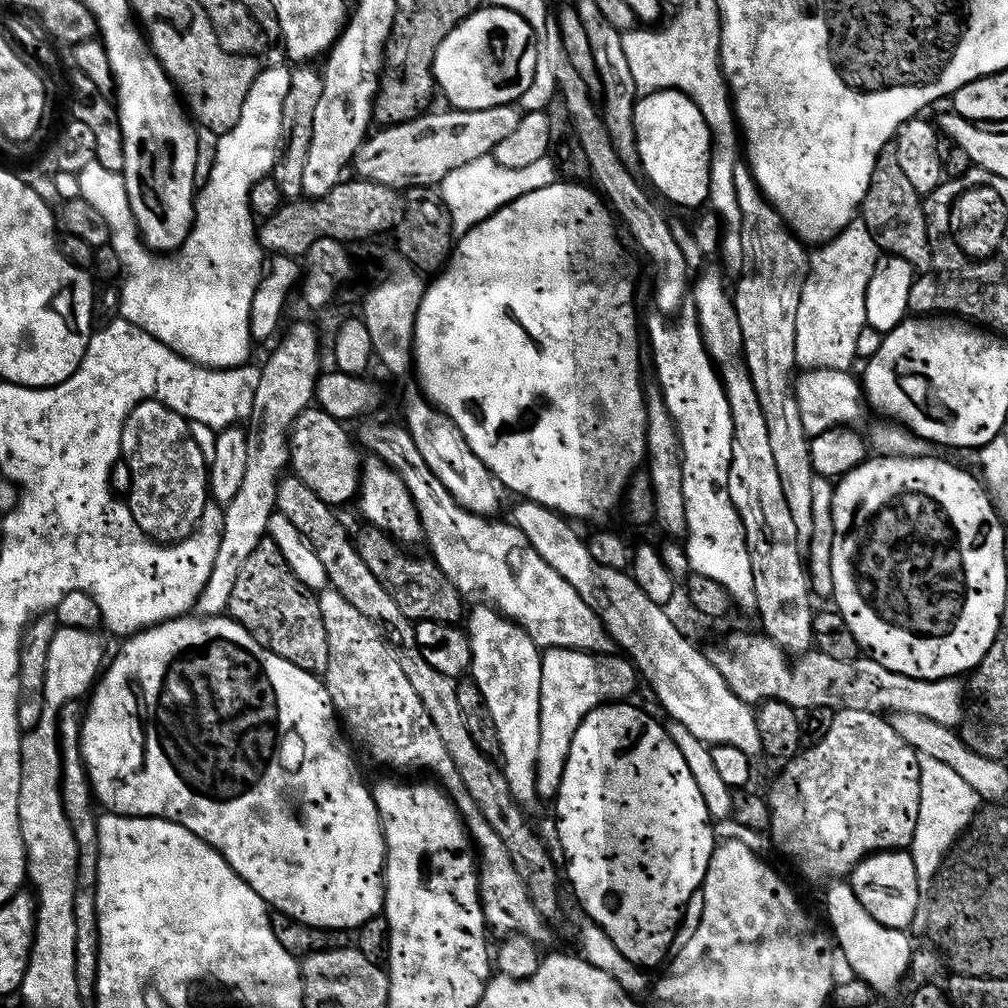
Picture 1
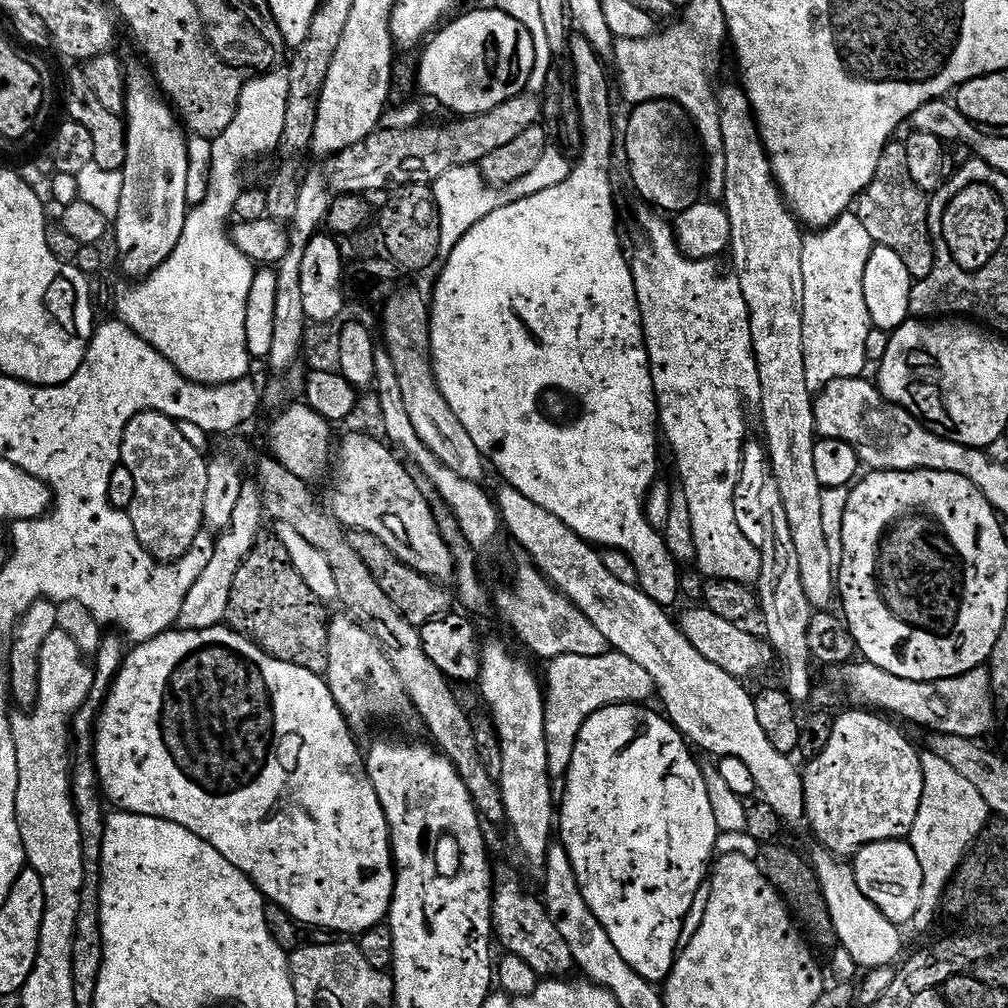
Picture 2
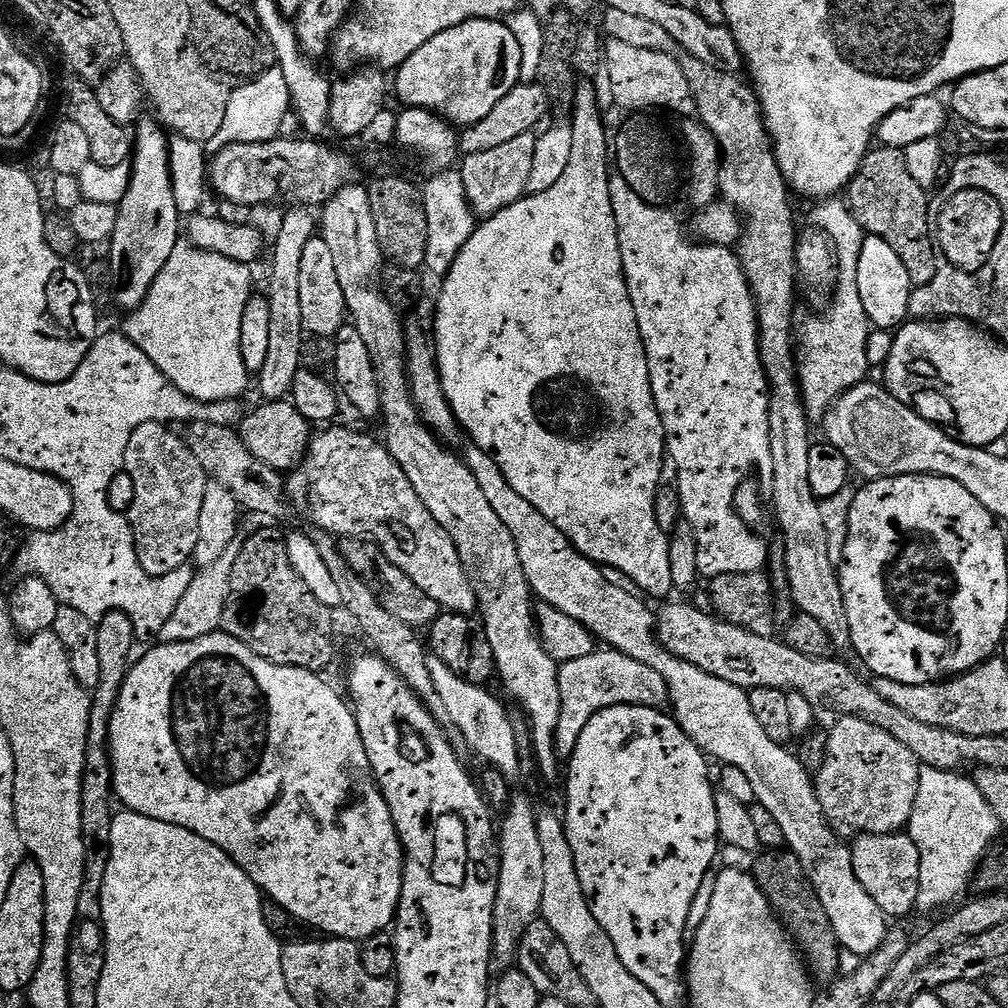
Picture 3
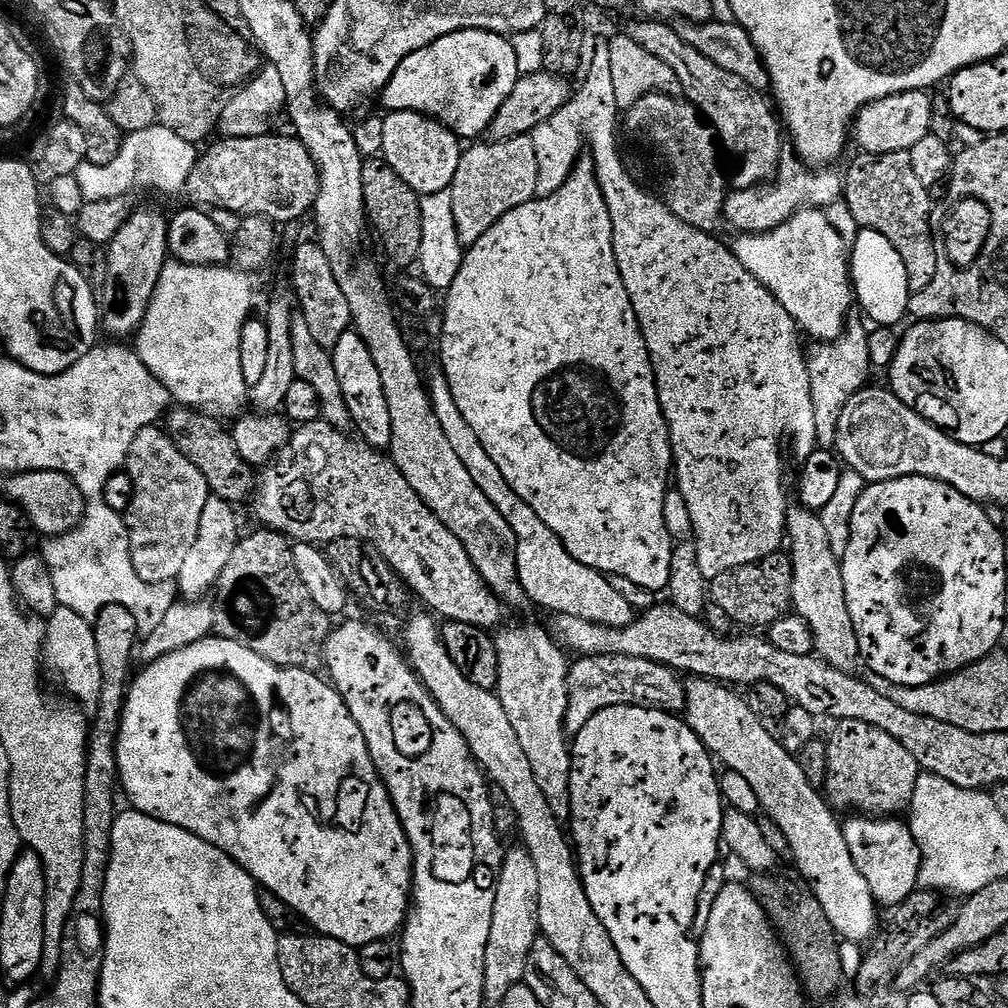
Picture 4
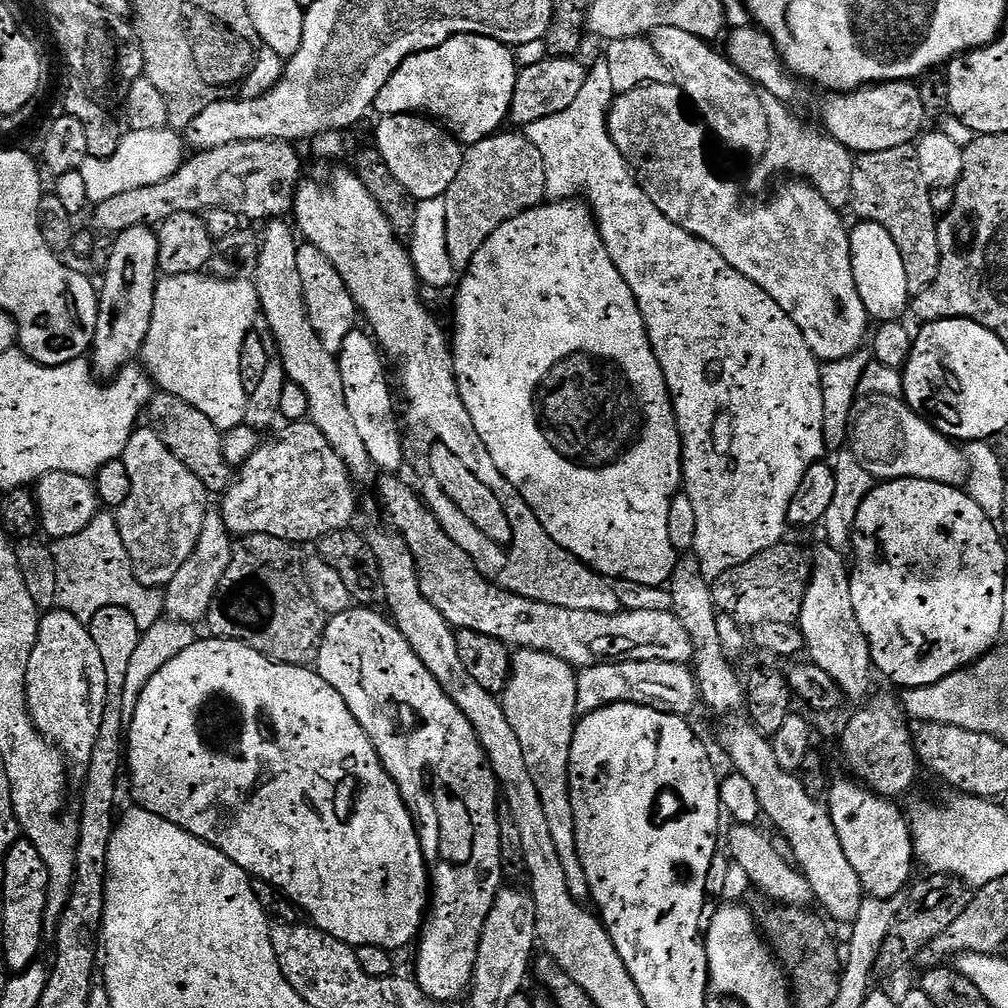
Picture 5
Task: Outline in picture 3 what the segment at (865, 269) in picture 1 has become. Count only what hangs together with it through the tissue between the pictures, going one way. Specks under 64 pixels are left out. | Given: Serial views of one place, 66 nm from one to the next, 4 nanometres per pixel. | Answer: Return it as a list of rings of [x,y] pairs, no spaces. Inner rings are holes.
[[[828,198],[816,212],[816,220],[825,236],[832,242],[832,247],[836,254],[836,271],[834,273],[834,291],[831,293],[832,305],[828,312],[821,316],[808,316],[804,320],[804,325],[798,328],[798,344],[804,347],[804,356],[797,359],[796,374],[800,382],[800,397],[804,403],[804,409],[808,415],[808,423],[812,426],[823,425],[826,414],[836,400],[842,394],[846,394],[854,386],[865,383],[869,379],[870,369],[866,362],[866,342],[870,325],[866,306],[862,306],[862,294],[858,294],[858,258],[862,254],[864,237],[866,235],[864,227],[852,216],[852,209],[840,198]]]

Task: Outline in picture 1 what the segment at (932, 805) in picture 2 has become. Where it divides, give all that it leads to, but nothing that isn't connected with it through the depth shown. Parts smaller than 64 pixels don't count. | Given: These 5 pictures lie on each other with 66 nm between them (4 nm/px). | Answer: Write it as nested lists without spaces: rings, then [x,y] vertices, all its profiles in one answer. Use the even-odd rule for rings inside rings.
[[[920,756],[920,785],[922,802],[918,814],[918,830],[912,839],[911,853],[918,874],[921,893],[928,894],[936,882],[936,875],[944,867],[944,861],[952,853],[960,837],[967,832],[977,812],[981,811],[979,794],[962,780],[950,766],[937,759]]]

